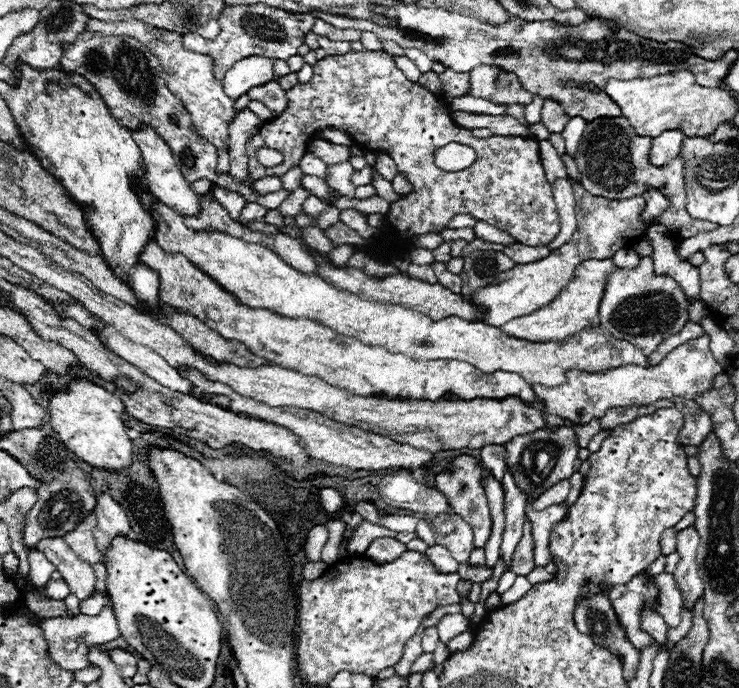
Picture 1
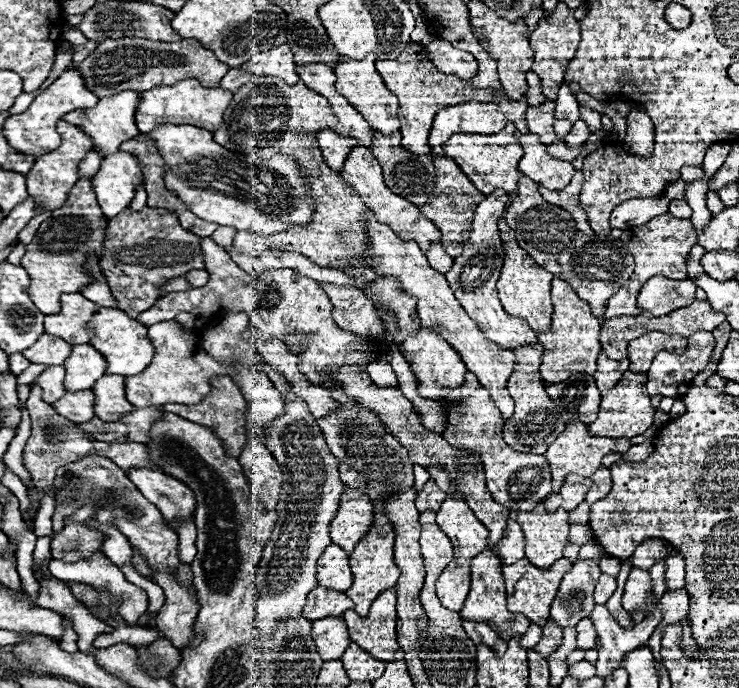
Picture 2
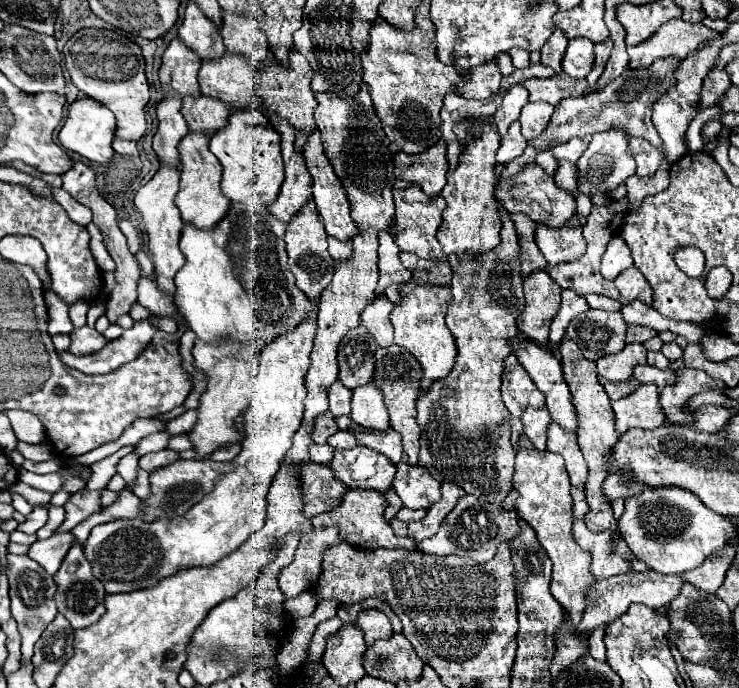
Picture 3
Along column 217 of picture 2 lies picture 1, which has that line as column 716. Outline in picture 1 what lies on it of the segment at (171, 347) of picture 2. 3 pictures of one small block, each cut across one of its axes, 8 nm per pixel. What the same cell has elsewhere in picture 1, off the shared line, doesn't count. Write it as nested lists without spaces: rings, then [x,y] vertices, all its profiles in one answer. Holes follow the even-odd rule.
[[[702,334],[700,338],[694,338],[692,342],[686,342],[684,346],[678,346],[668,354],[660,364],[656,366],[622,366],[622,368],[612,368],[608,372],[580,372],[580,370],[570,370],[566,374],[566,384],[556,386],[556,388],[546,388],[536,384],[534,392],[540,400],[546,402],[546,410],[550,414],[556,414],[560,418],[574,420],[576,424],[584,424],[592,418],[602,418],[606,410],[618,408],[618,406],[648,406],[660,398],[672,400],[672,398],[686,398],[694,400],[696,396],[710,392],[714,378],[722,374],[720,362],[710,354],[708,348],[710,340],[708,334]],[[582,412],[582,418],[578,416]]]

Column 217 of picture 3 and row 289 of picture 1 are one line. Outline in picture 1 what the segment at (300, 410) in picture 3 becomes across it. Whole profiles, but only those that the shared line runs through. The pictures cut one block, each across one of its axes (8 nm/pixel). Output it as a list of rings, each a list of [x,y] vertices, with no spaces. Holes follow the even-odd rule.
[[[570,182],[570,184],[572,184],[572,190],[574,190],[574,202],[576,202],[574,210],[576,210],[576,220],[578,220],[578,228],[572,234],[570,242],[552,250],[550,256],[546,256],[542,260],[536,260],[536,262],[530,262],[530,264],[516,264],[512,270],[500,274],[500,278],[492,286],[486,286],[484,290],[478,290],[474,298],[468,298],[468,300],[476,302],[476,304],[482,304],[486,308],[486,312],[484,312],[484,322],[486,324],[504,326],[512,318],[518,318],[518,316],[530,314],[530,312],[534,312],[542,306],[548,306],[562,292],[562,288],[572,280],[574,268],[580,262],[590,260],[590,258],[596,258],[596,260],[612,258],[630,240],[644,236],[646,226],[644,226],[644,222],[640,222],[640,210],[644,210],[644,198],[642,196],[634,196],[634,198],[628,198],[628,200],[608,200],[608,198],[602,198],[602,196],[592,196],[580,182]]]

